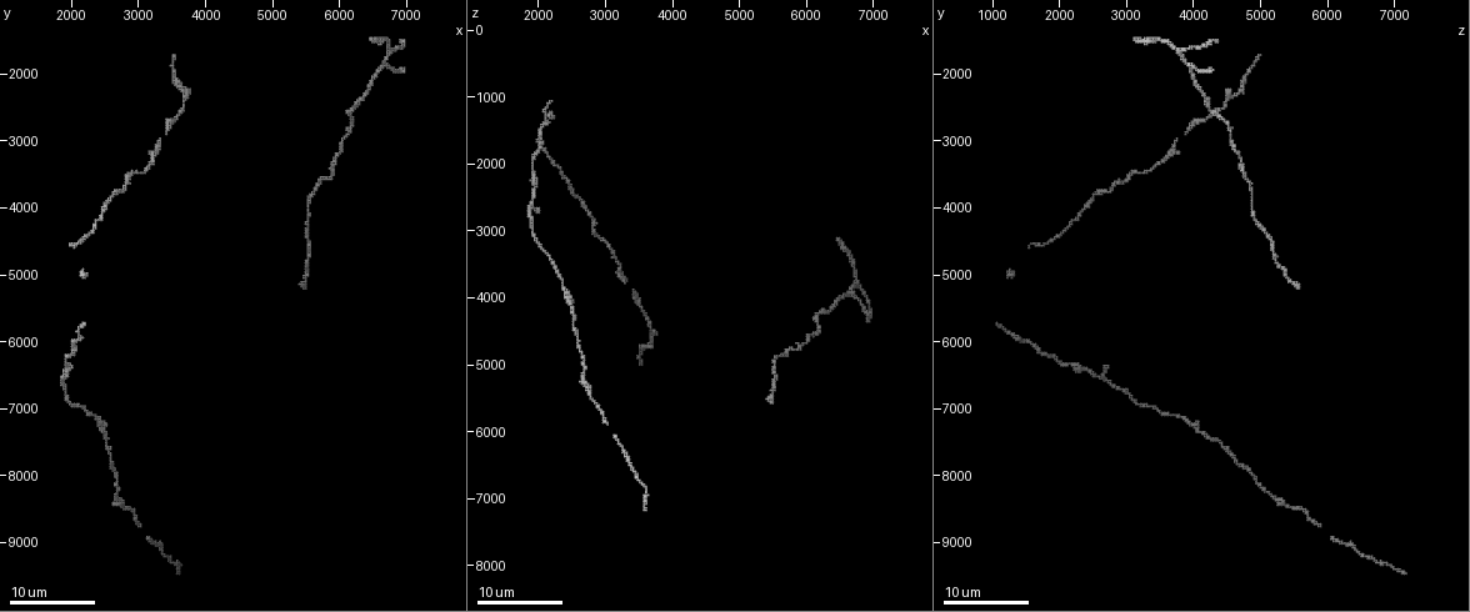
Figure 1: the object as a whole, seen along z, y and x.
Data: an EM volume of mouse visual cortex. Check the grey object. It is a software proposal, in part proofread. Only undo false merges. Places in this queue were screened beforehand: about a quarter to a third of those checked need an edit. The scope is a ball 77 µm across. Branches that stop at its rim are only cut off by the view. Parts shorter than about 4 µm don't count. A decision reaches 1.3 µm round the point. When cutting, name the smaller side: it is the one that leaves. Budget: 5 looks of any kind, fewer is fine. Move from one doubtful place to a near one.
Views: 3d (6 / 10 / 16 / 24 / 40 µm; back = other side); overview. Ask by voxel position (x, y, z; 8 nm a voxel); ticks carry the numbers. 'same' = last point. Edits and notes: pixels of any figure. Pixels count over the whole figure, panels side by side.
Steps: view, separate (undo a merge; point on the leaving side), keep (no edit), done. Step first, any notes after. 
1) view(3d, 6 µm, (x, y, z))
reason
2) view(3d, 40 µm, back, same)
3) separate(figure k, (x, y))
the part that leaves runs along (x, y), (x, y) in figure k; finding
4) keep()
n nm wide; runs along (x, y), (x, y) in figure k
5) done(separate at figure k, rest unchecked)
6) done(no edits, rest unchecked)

view(3d, 10 µm, (2950, 3450, 3100))
thick turns thin

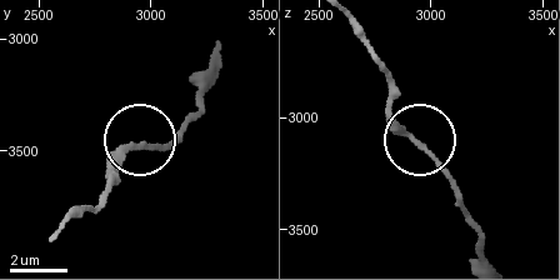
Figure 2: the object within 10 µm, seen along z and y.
view(3d, 10 µm, back, (2950, 3480, 3100))
from behind

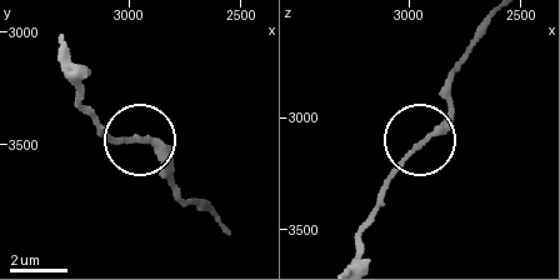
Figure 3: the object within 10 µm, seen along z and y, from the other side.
keep()
runs along (489, 21), (453, 78), (449, 114), (381, 198) in figure 3; one cell here

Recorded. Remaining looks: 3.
view(3d, 10 µm, (6150, 2700, 4450))
calibre changes

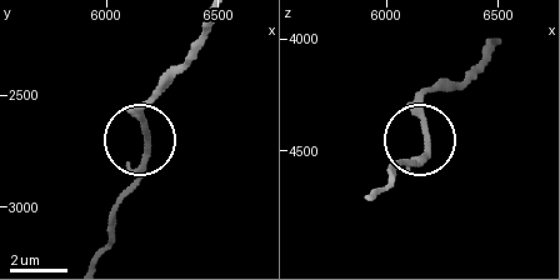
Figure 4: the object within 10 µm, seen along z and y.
separate(figure 4, (146, 155))
the part that leaves runs along (144, 124), (144, 164), (118, 208), (115, 236), (101, 258) in figure 4; a second cell is stuck on

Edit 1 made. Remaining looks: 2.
view(3d, 6 µm, (1900, 6600, 2750))
calibre changes

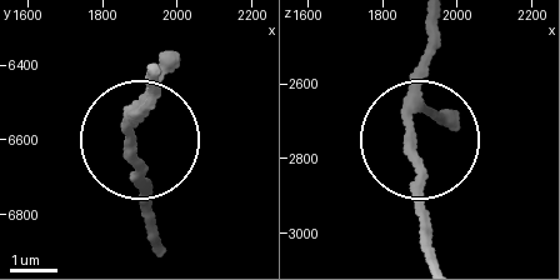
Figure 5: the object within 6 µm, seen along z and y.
keep()
all the same cell

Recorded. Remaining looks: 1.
done(separate at figure 4, rest unchecked)

